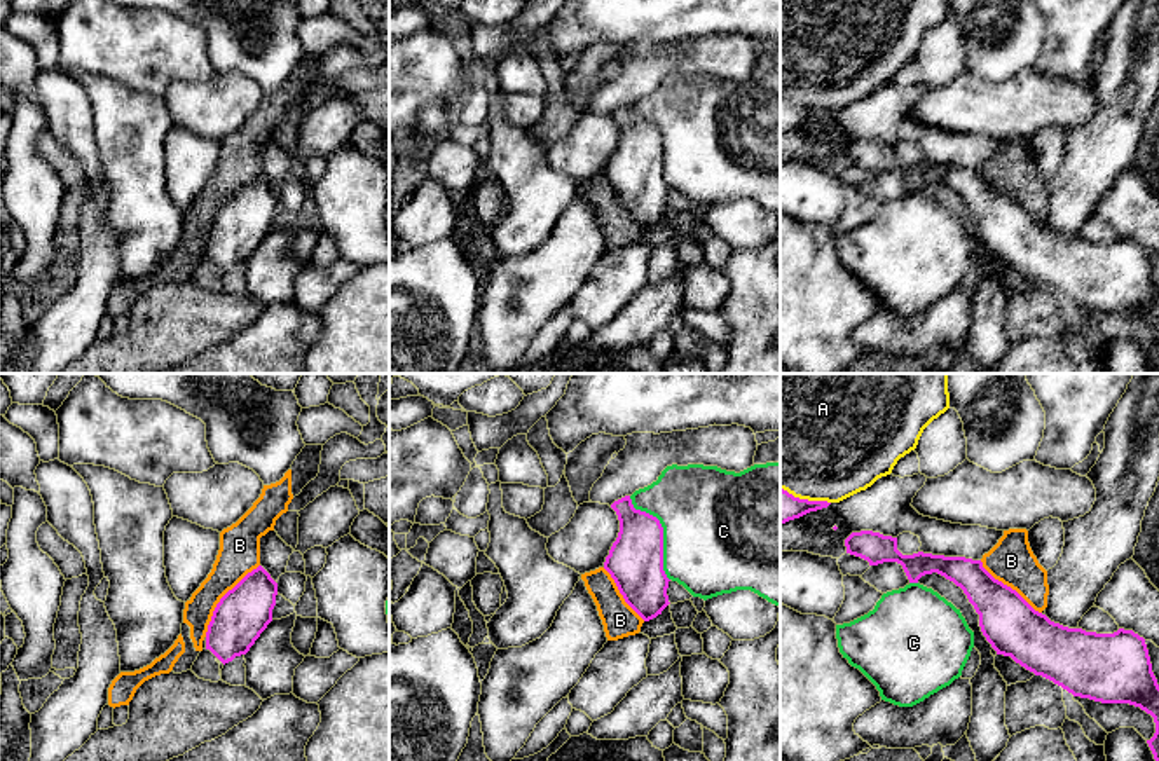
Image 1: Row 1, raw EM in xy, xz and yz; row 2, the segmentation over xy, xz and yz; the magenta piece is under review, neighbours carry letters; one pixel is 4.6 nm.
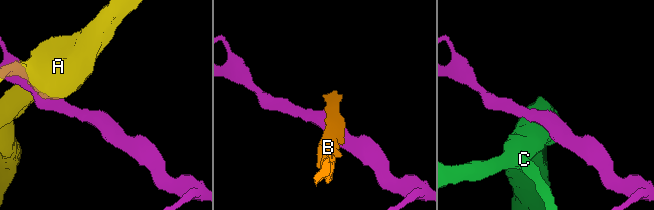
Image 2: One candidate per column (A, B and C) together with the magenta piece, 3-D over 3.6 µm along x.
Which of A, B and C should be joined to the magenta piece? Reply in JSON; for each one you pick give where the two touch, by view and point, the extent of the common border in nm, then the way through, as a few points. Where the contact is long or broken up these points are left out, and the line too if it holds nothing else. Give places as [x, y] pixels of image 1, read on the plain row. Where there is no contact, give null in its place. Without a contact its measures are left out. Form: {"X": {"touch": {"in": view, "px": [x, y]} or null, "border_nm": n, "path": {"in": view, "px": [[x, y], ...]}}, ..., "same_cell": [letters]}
{"same_cell": []}

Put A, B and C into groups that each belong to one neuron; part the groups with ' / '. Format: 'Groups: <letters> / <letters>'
Groups: A / B / C

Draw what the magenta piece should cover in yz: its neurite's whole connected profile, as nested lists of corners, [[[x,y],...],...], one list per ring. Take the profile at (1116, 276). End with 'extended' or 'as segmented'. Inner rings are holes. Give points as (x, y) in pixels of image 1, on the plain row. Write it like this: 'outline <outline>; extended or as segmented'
outline [[[873,140],[852,141],[845,155],[869,175],[901,173],[909,192],[932,182],[953,190],[979,223],[981,241],[997,264],[1011,265],[1073,305],[1129,312],[1150,323],[1156,342],[1147,353],[1159,374],[1159,293],[1143,246],[1124,237],[1096,243],[1054,232],[995,189],[981,169],[923,161],[902,164],[897,147]]]; as segmented

